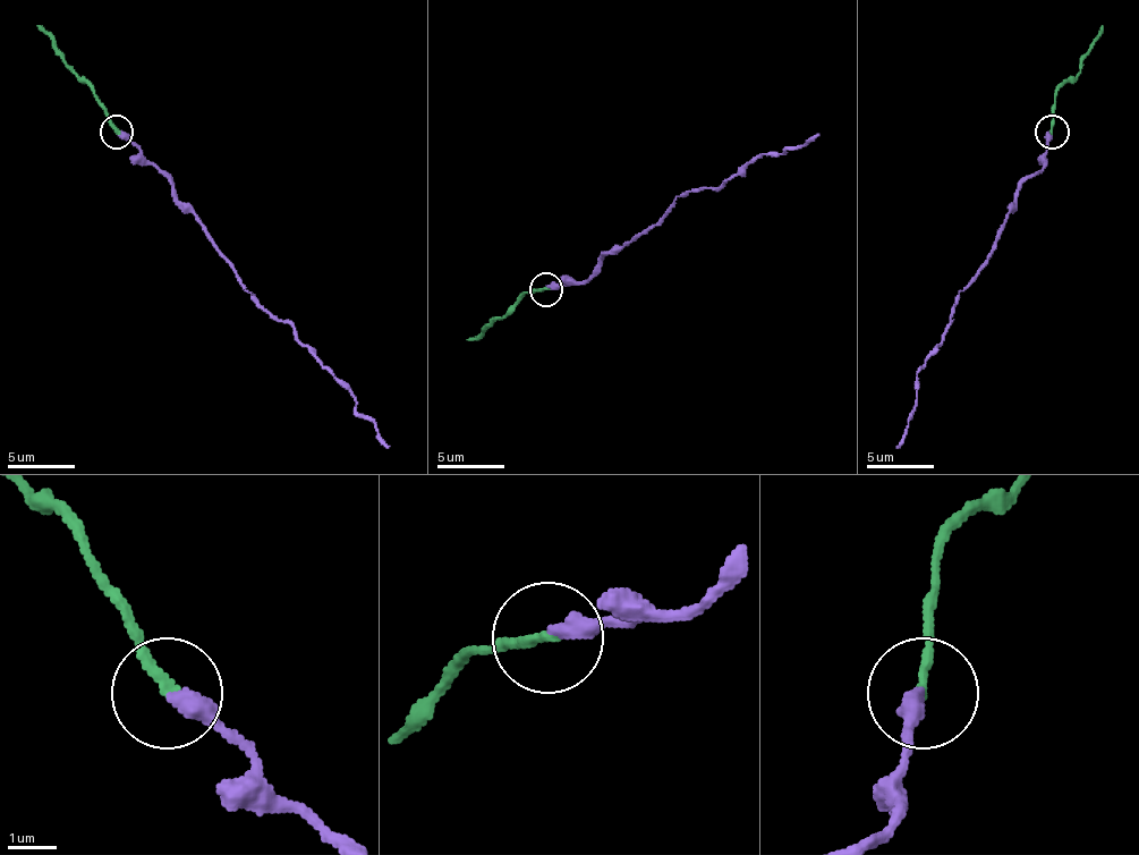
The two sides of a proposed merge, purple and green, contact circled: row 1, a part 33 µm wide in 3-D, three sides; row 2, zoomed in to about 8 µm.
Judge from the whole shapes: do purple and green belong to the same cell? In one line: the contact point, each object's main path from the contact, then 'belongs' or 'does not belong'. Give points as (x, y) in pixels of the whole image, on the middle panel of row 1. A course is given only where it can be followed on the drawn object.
at (545, 289); purple runs (545, 288), (585, 281), (602, 257), (653, 227), (690, 191), (720, 187), (761, 153), (798, 150), (818, 133); green runs (545, 288), (525, 295), (504, 319), (467, 339); belongs

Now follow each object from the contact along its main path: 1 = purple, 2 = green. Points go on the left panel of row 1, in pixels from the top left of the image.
1: (116, 132), (155, 164), (223, 260), (261, 303), (290, 327), (368, 417), (389, 448)
2: (116, 132), (95, 91), (37, 26)

